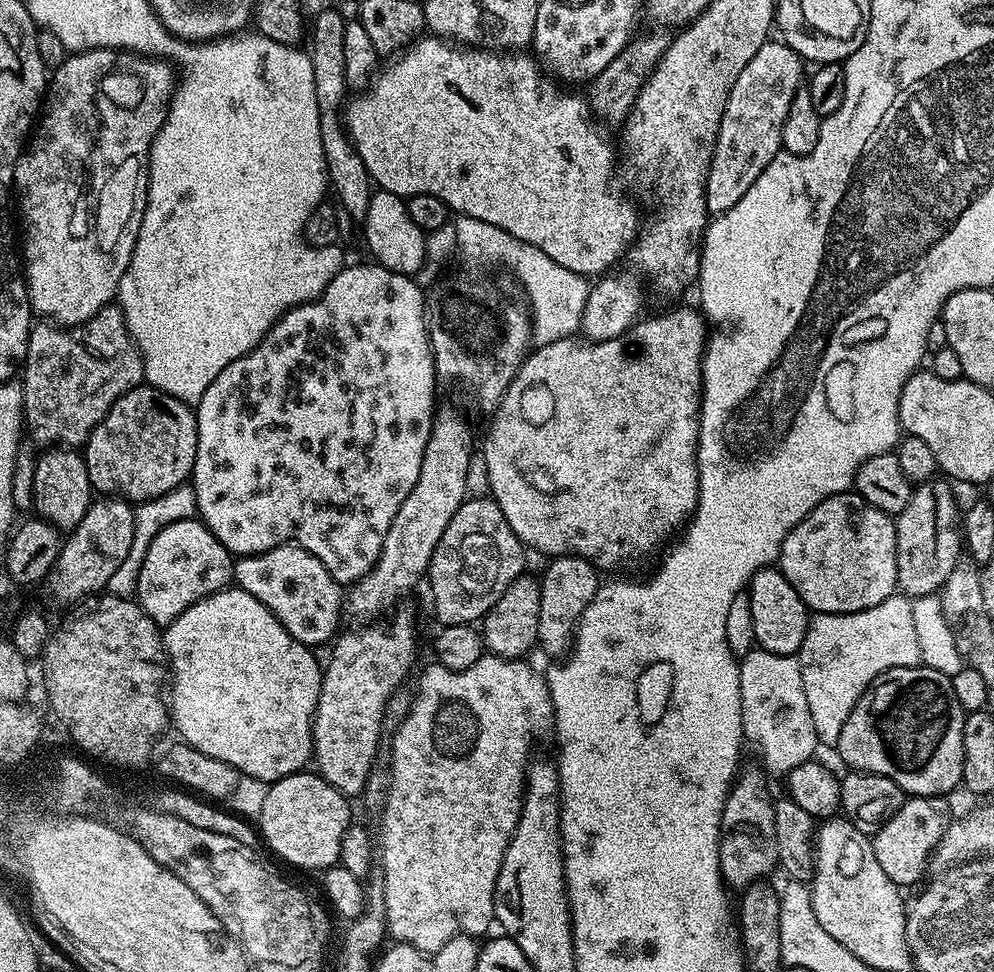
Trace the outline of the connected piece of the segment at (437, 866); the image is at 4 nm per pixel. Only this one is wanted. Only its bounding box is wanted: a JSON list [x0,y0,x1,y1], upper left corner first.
[378,654,554,954]

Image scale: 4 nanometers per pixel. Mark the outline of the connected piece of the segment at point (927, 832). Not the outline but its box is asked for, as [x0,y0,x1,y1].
[871,796,950,886]

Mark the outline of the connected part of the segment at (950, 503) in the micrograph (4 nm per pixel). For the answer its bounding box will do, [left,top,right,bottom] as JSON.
[894,478,962,598]

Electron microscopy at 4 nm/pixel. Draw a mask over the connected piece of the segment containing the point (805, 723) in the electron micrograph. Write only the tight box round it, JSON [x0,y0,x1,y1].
[739,647,818,778]

